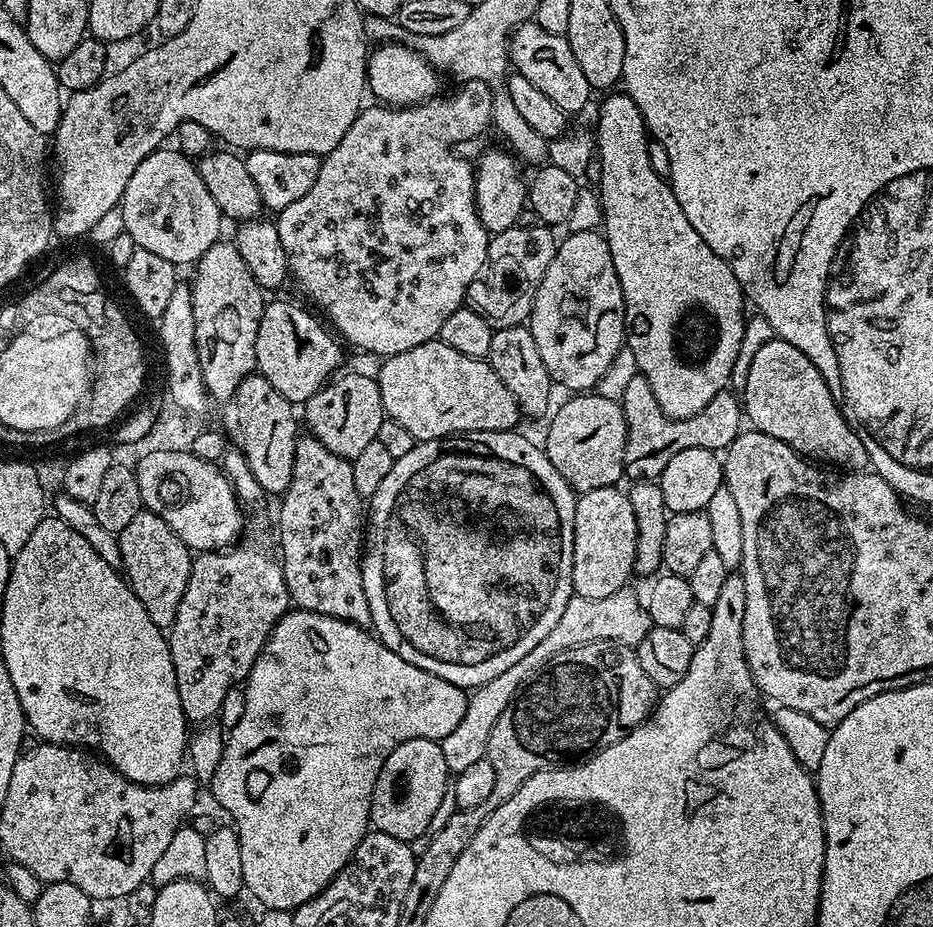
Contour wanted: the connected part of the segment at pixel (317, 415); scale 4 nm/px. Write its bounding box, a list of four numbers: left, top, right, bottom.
[302,372,385,460]

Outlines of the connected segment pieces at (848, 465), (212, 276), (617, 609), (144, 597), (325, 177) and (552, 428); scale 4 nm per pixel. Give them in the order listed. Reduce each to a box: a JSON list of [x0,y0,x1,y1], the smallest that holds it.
[[742,338,869,470],[192,242,266,401],[438,588,653,774],[119,510,193,630],[274,78,494,358],[542,394,626,494]]

